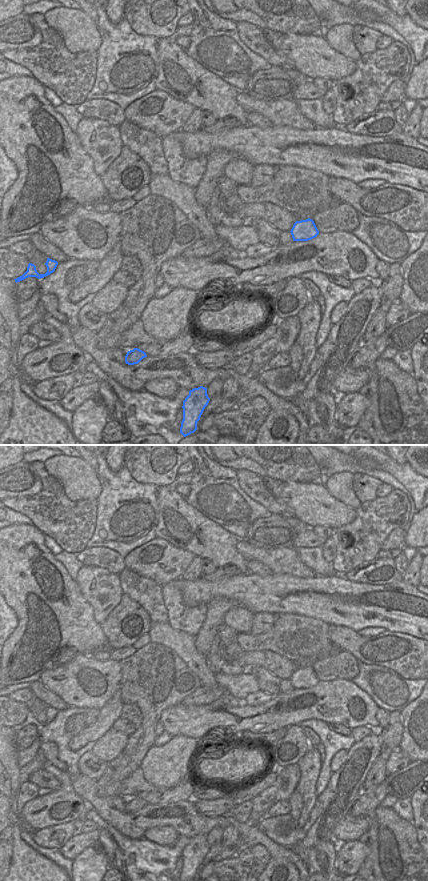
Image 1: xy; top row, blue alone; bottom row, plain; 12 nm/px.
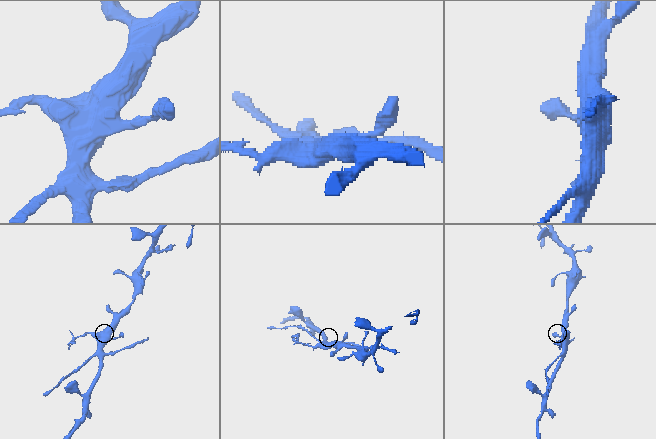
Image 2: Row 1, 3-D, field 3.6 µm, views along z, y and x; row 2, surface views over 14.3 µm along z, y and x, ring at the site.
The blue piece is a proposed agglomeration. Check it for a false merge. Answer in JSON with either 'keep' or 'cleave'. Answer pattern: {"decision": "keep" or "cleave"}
{"decision": "cleave"}

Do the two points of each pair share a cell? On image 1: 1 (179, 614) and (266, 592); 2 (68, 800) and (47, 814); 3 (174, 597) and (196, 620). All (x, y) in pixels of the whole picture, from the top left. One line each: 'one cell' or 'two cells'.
1: two cells
2: one cell
3: one cell

